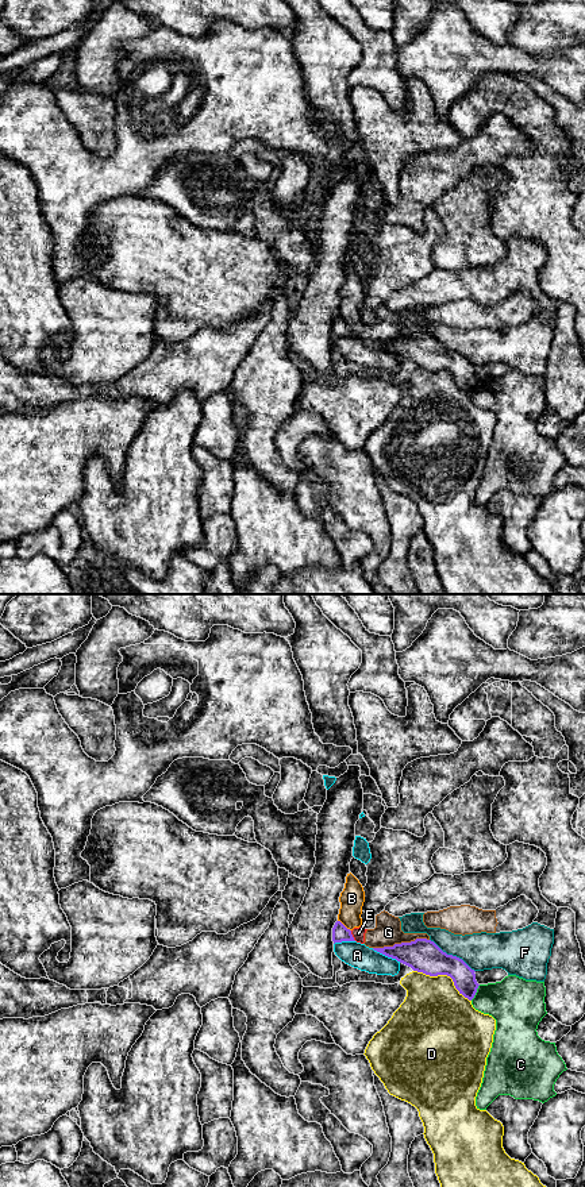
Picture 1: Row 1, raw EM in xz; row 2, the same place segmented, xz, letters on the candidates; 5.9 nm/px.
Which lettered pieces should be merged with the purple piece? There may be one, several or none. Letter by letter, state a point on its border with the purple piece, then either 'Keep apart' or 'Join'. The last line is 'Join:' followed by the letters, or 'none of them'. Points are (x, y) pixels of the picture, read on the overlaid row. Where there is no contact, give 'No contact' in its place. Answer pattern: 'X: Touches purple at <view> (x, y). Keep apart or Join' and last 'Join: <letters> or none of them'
A: Touches purple at xz (387, 955). Keep apart
B: Touches purple at xz (343, 925). Keep apart
C: Touches purple at xz (476, 991). Keep apart
D: Touches purple at xz (445, 974). Keep apart
E: Touches purple at xz (351, 936). Keep apart
F: Touches purple at xz (451, 955). Keep apart
G: Touches purple at xz (401, 943). Keep apart
Join: none of them

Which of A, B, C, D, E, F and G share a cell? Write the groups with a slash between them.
A / B E G / C / D / F

